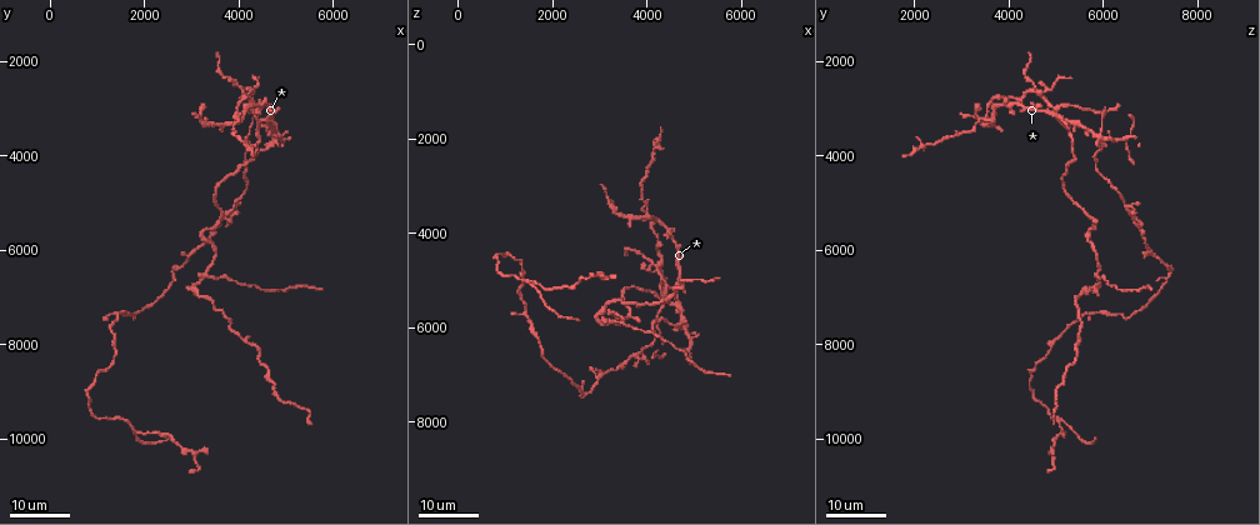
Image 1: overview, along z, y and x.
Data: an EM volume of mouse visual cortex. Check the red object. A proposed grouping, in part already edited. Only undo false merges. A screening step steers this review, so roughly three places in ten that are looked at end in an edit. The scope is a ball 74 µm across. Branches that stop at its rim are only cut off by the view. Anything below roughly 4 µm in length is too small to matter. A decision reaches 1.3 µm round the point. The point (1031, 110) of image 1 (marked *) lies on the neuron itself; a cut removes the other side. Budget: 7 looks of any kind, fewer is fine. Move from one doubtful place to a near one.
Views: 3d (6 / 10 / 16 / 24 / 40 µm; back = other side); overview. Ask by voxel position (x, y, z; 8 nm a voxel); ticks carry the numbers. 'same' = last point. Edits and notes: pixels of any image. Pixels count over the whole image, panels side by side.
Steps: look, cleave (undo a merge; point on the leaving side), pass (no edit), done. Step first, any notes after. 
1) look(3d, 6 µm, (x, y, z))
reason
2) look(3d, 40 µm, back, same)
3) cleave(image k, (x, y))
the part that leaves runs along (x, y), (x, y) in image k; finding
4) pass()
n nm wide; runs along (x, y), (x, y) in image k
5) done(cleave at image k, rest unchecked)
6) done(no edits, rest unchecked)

look(3d, 24 µm, (4750, 3650, 6000))
four or more arms meet

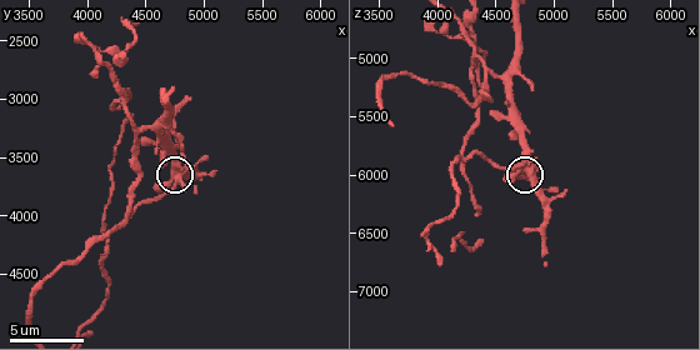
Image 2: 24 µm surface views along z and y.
look(3d, 6 µm, (4780, 3660, 5960))

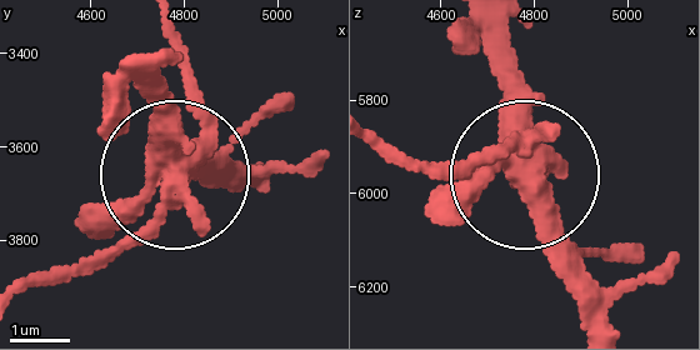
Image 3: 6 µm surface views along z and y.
cleave(image 3, (134, 244))
4 arms; the part that leaves runs along (175, 170), (145, 225), (26, 285) in image 3; two neurons meet here

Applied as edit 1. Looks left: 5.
look(overview)

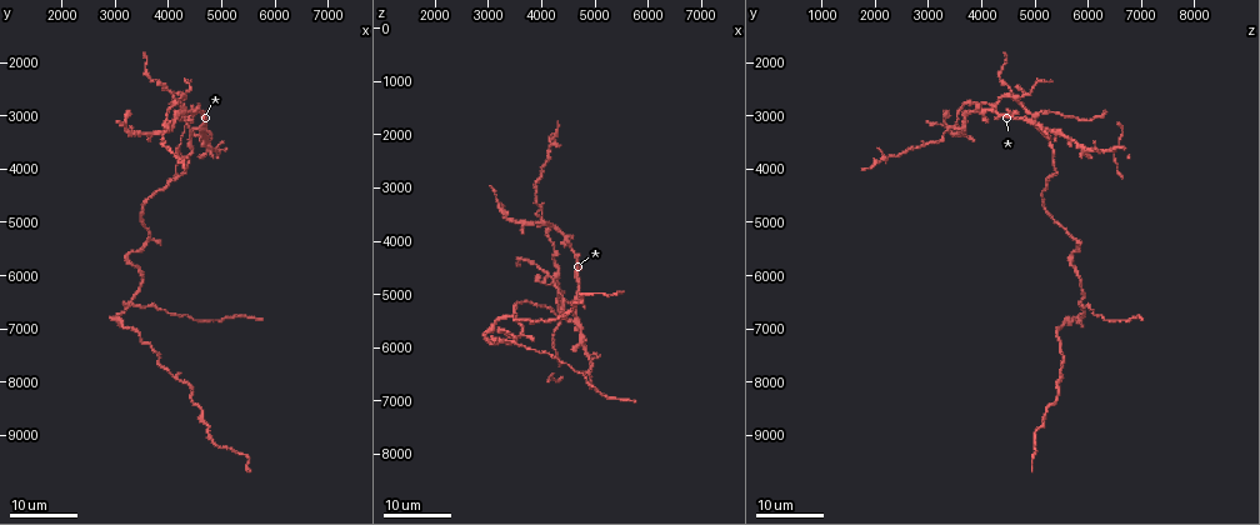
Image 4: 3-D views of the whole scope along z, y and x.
look(3d, 24 µm, (3950, 3200, 3400))
a fork

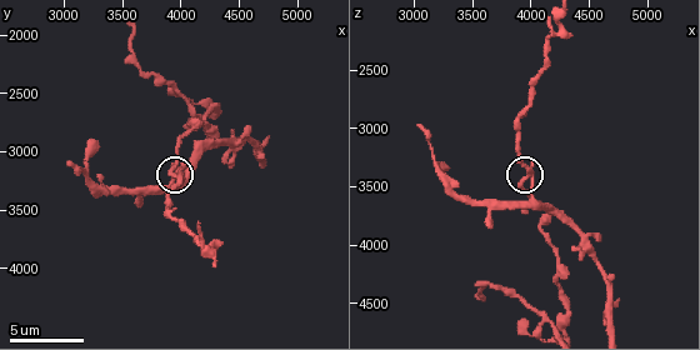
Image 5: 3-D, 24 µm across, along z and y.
look(3d, 6 µm, (3980, 3200, 3400))

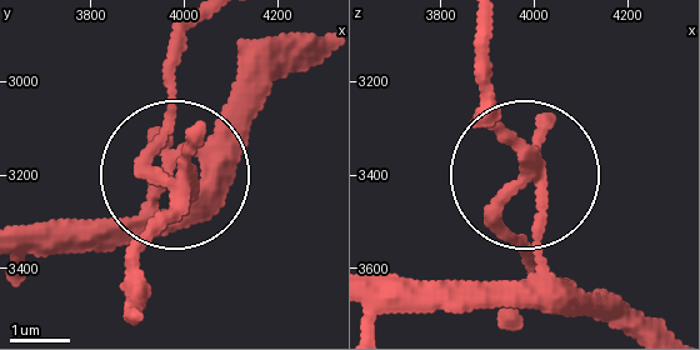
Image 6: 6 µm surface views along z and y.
cleave(image 6, (134, 241))
3 arms; a second neuron is stuck on

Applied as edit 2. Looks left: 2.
done(cleave at image 3, cleave at image 6, rest unchecked)

